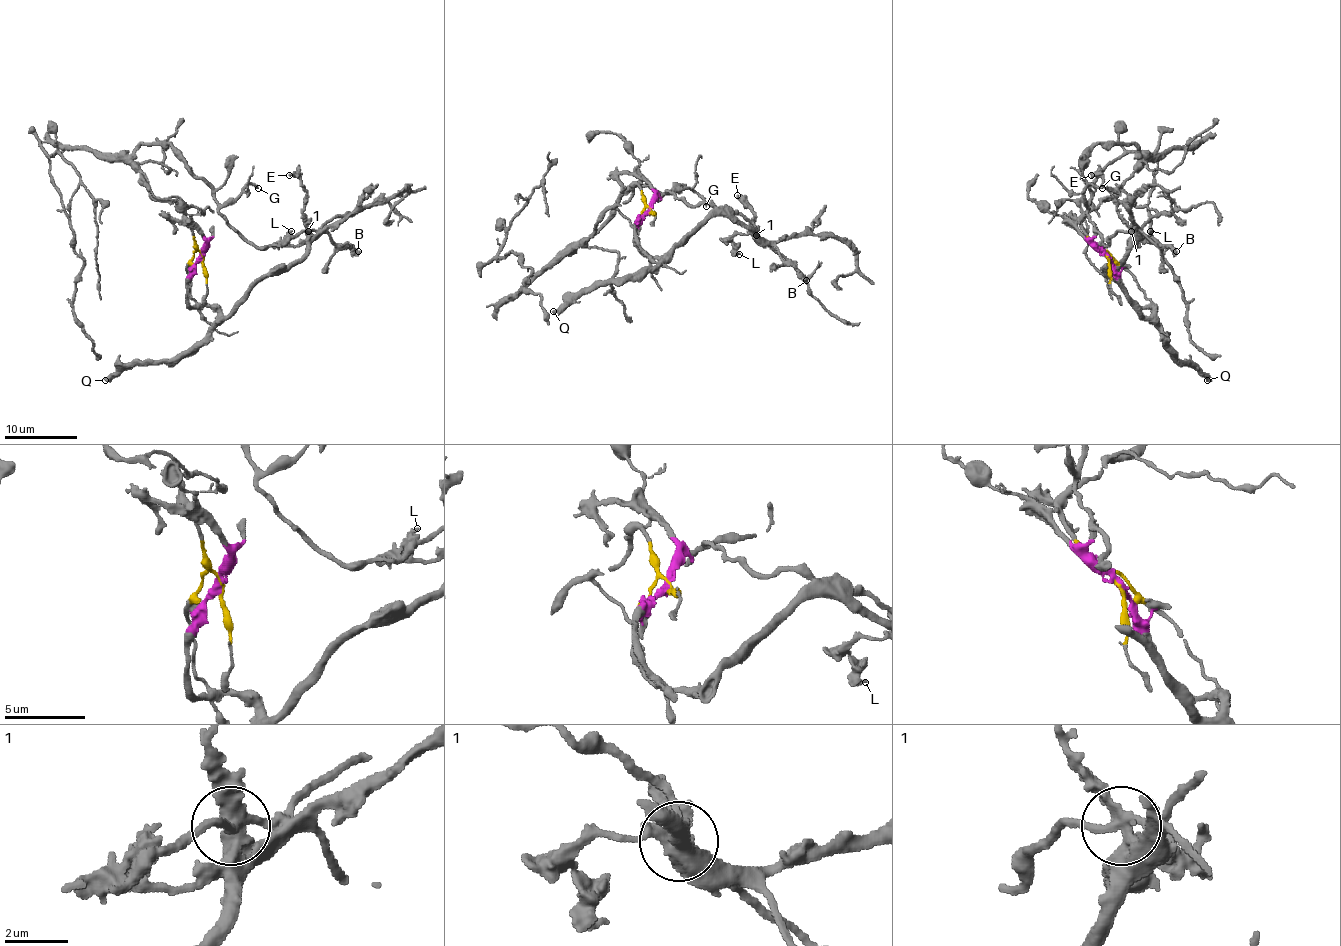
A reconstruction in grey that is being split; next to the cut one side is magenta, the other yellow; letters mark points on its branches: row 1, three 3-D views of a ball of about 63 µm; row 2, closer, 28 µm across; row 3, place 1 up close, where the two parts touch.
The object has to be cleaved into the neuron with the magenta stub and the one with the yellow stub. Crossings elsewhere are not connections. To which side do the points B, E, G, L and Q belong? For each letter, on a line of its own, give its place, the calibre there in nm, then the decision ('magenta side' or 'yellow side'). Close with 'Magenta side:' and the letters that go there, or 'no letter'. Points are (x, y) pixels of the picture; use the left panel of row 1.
B: at (358, 251); 260 nm thick; magenta side
E: at (289, 175); 170 nm thick; magenta side
G: at (258, 188); 170 nm thick; yellow side
L: at (291, 231); 240 nm thick; magenta side
Q: at (105, 380); 550 nm thick; magenta side
Magenta side: B, E, L, Q

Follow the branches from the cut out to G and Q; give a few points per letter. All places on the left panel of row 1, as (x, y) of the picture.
G: (202, 257), (180, 207), (149, 191), (132, 152), (141, 143), (169, 143), (222, 205), (249, 184), (258, 187)
Q: (202, 257), (187, 284), (187, 302), (211, 306), (218, 313), (216, 324), (170, 359), (121, 365), (105, 379)

